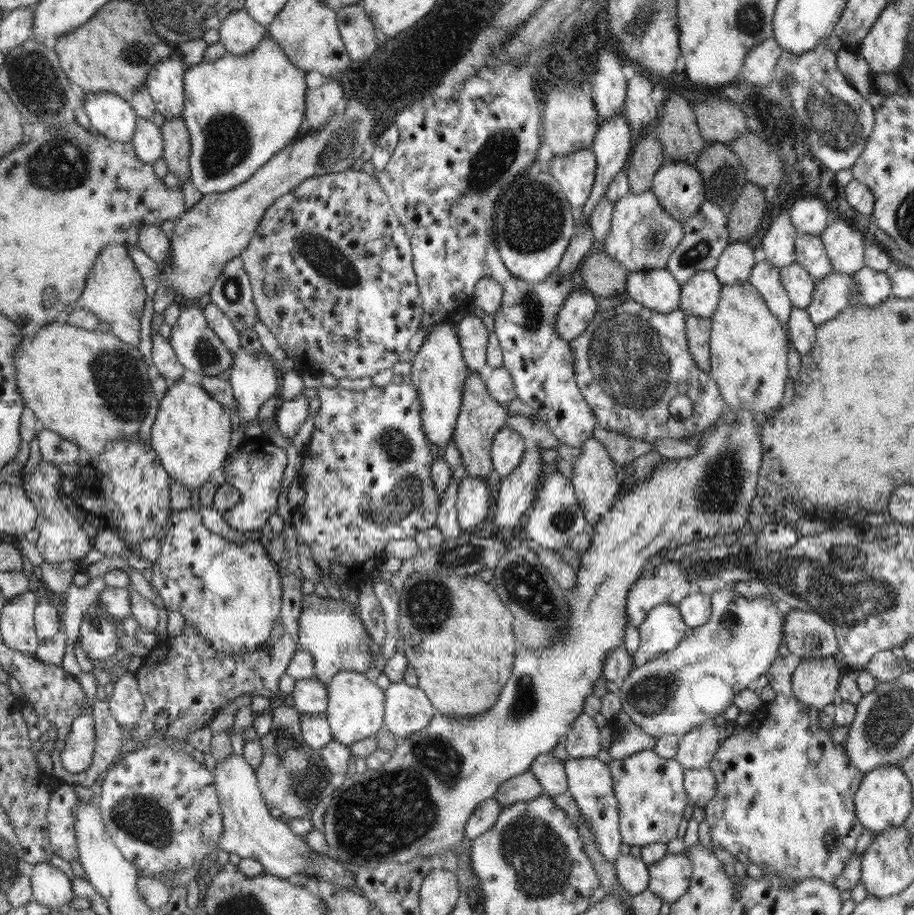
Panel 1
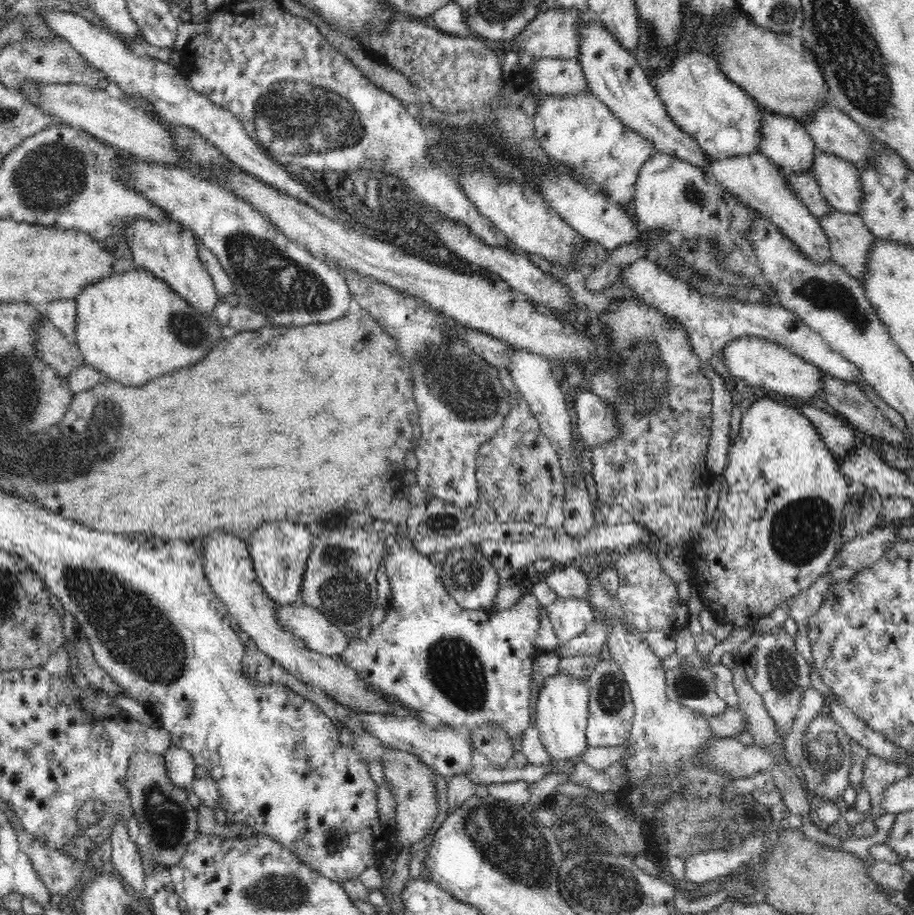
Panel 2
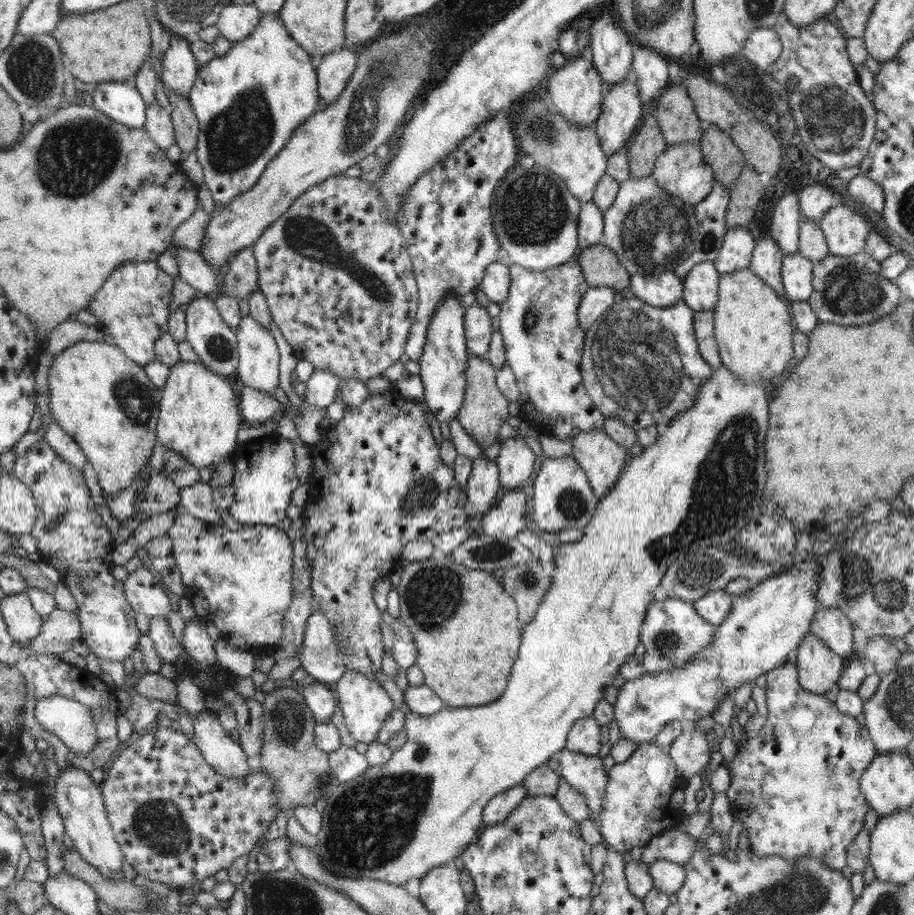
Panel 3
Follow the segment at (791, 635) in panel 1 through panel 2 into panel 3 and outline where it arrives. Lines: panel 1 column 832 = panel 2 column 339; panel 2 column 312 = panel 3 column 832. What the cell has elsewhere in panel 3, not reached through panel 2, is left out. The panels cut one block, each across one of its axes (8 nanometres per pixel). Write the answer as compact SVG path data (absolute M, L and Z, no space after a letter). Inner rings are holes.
M820 604L809 632L821 638L836 654L845 658L853 655L852 623L839 608L826 608Z

